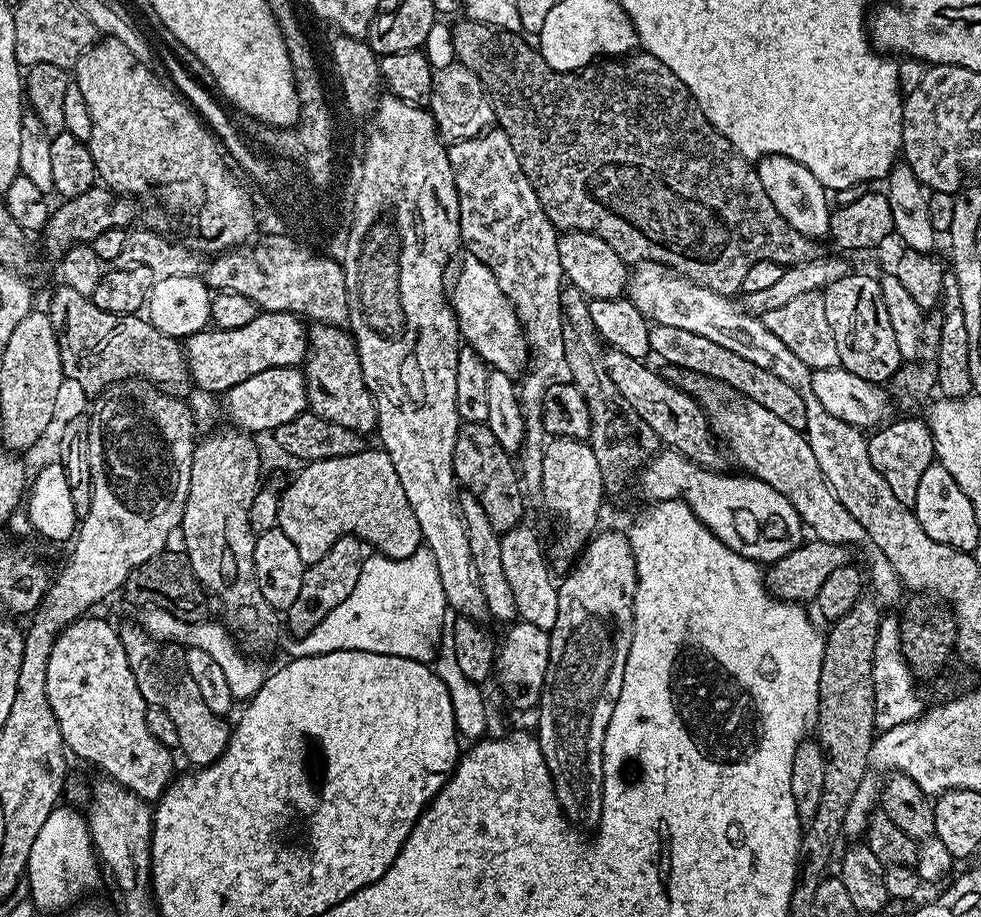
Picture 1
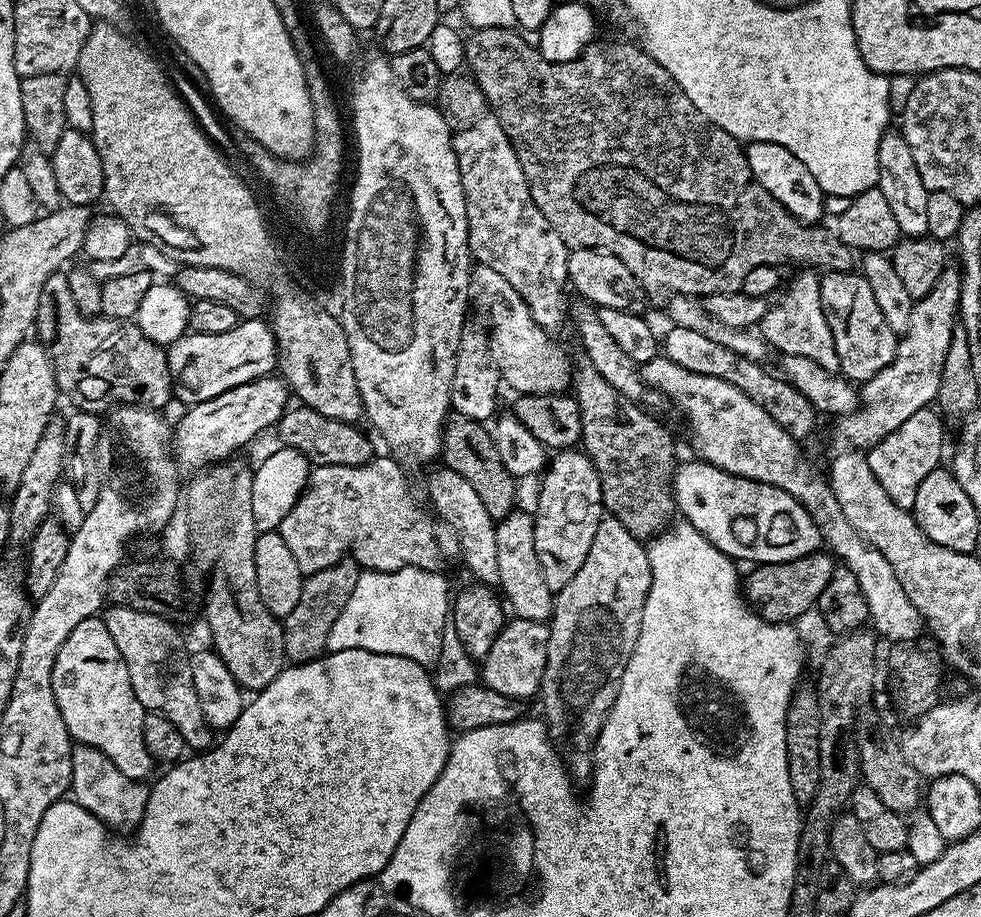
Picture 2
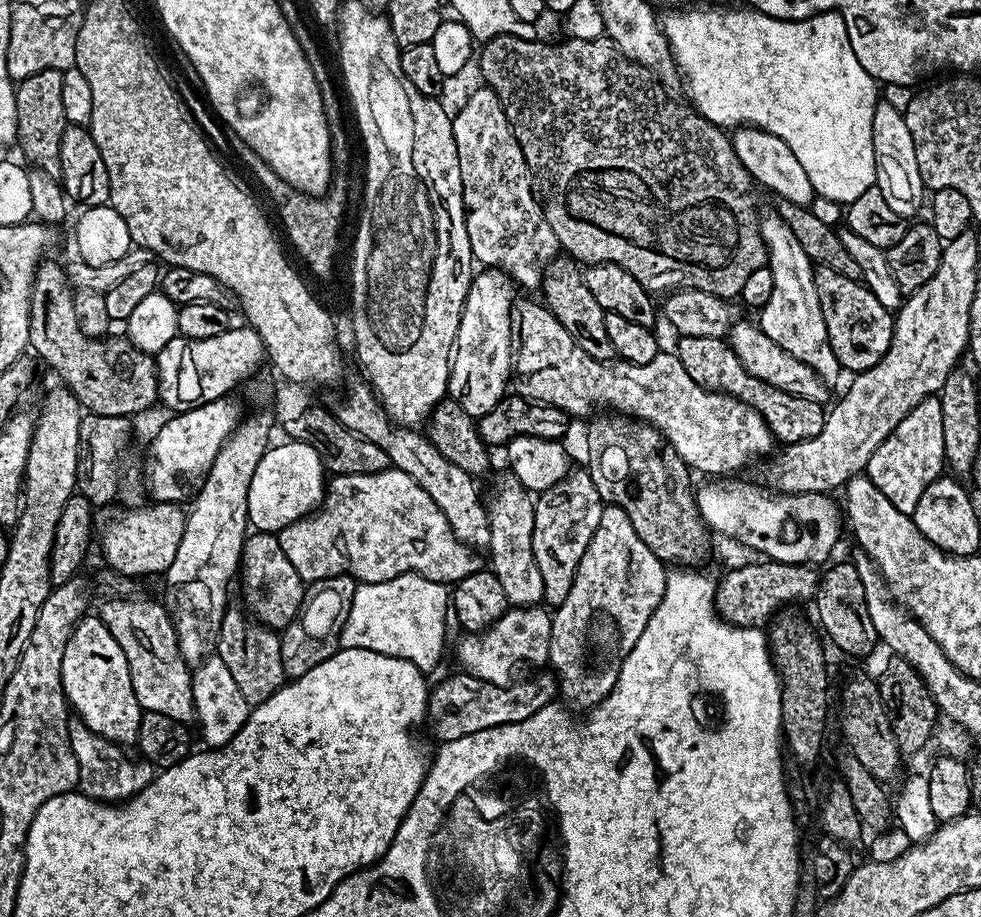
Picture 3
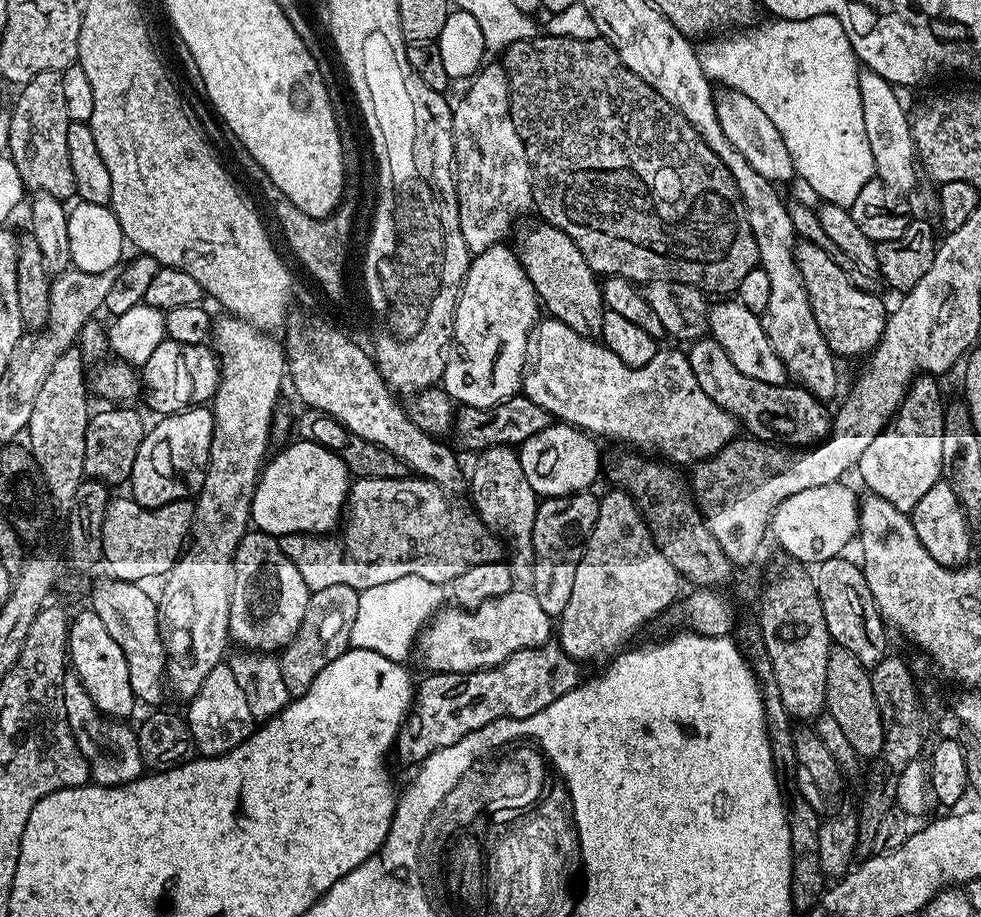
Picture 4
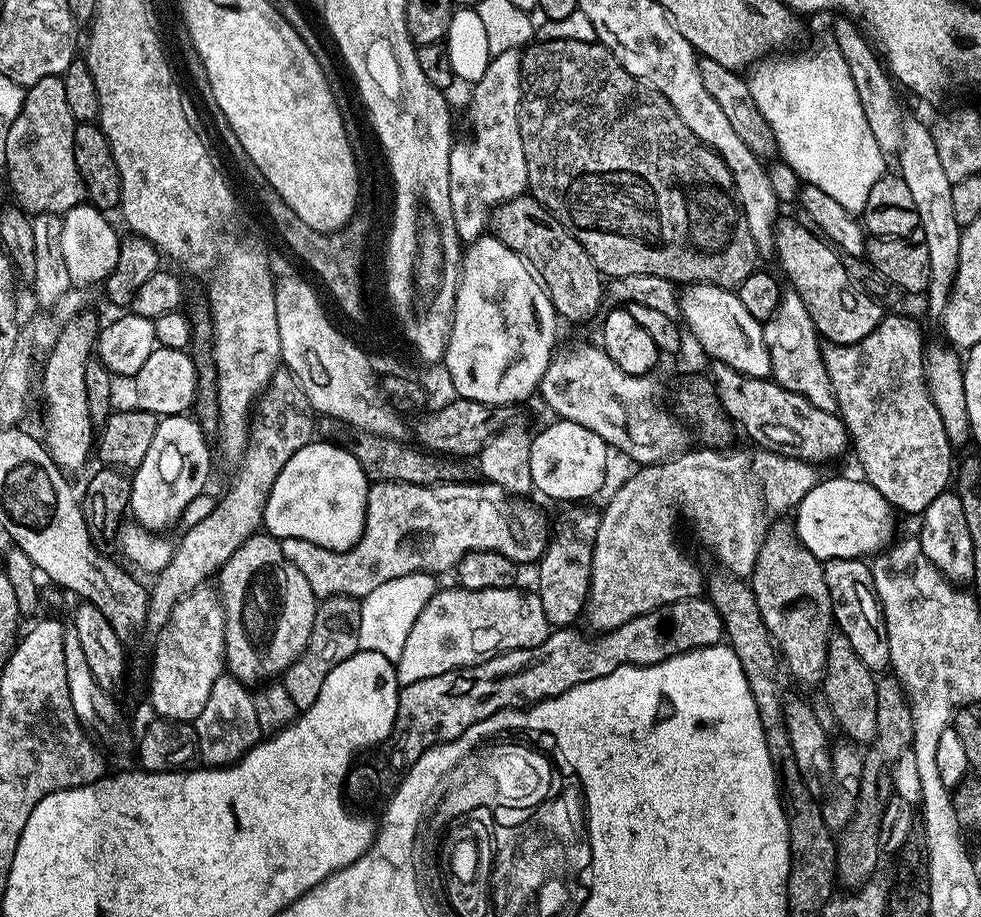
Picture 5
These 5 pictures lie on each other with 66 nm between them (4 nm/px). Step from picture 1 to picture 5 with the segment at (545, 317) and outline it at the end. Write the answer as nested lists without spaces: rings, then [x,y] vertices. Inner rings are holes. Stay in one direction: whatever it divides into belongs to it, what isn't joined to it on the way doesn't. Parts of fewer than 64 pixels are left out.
[[[521,49],[502,50],[502,54],[492,56],[489,65],[486,66],[486,72],[480,81],[473,83],[472,101],[468,104],[468,124],[472,127],[472,133],[469,134],[468,140],[453,143],[452,153],[450,154],[450,210],[454,213],[454,230],[458,230],[458,238],[462,242],[471,242],[485,235],[486,229],[490,224],[490,217],[500,204],[505,204],[507,200],[512,200],[515,196],[525,195],[528,187],[528,163],[526,162],[526,154],[522,146],[522,134],[520,133],[520,53]]]

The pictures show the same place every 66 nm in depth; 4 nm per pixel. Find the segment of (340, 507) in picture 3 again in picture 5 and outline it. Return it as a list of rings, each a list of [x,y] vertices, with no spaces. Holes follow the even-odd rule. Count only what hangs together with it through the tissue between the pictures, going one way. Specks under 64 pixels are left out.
[[[386,482],[385,484],[373,483],[368,490],[368,505],[366,506],[366,522],[364,523],[364,533],[358,543],[350,550],[345,552],[335,552],[334,550],[326,550],[322,546],[314,546],[314,542],[306,542],[302,538],[286,538],[280,541],[282,546],[282,554],[294,566],[298,566],[298,570],[302,570],[302,578],[306,578],[306,582],[310,582],[310,590],[318,598],[327,598],[330,596],[355,596],[362,598],[366,594],[370,594],[370,590],[378,590],[378,586],[382,586],[382,582],[386,582],[390,578],[402,578],[411,572],[430,572],[433,574],[441,574],[440,572],[451,573],[455,569],[464,556],[471,552],[497,552],[504,555],[506,559],[515,561],[517,565],[532,564],[535,565],[543,556],[545,548],[548,546],[550,539],[550,524],[544,520],[540,520],[540,516],[528,504],[511,504],[513,502],[503,489],[496,484],[489,482],[479,482],[480,484],[468,484],[469,482],[453,482],[451,484],[431,484],[430,486],[414,486],[413,484],[395,484],[394,482]]]

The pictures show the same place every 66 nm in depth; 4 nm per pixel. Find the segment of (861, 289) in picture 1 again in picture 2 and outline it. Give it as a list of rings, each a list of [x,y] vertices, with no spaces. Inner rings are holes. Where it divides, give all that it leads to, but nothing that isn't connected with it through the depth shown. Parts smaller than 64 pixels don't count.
[[[855,271],[827,273],[821,279],[820,293],[830,334],[834,334],[834,350],[838,350],[839,375],[845,380],[863,382],[894,362],[898,336],[886,324],[881,307],[863,275]]]

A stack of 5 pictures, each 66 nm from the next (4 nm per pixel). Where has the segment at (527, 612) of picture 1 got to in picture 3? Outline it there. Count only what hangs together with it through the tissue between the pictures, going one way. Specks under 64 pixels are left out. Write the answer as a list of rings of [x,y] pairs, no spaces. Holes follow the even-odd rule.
[[[513,476],[499,486],[494,500],[488,506],[488,521],[490,522],[490,570],[502,582],[502,591],[506,593],[509,605],[517,608],[534,608],[543,601],[542,574],[534,559],[533,530],[534,508],[533,497]]]

